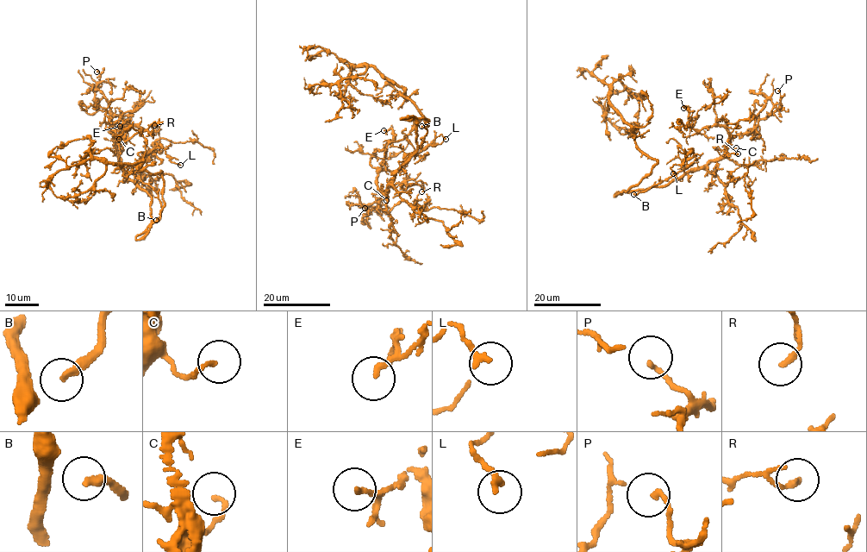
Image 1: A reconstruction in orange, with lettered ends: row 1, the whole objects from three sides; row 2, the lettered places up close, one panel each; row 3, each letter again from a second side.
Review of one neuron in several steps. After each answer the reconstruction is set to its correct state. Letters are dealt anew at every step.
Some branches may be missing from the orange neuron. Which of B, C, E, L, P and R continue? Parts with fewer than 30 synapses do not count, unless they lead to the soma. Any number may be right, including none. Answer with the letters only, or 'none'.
B

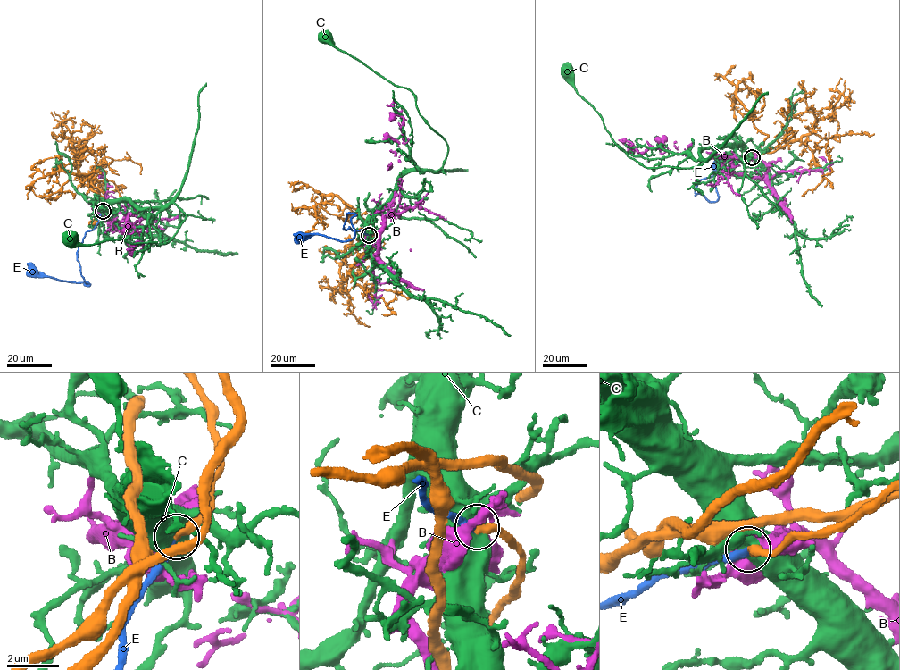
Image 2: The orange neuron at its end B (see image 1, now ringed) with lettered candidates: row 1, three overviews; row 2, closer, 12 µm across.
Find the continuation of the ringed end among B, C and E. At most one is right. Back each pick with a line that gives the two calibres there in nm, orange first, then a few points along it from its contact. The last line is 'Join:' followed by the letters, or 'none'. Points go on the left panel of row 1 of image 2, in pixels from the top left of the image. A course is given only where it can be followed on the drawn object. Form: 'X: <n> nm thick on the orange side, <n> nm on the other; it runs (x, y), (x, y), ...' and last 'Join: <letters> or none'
E: 200 nm thick on the orange side, 280 nm on the other; it runs (103, 211), (94, 229), (87, 231), (77, 252), (80, 272), (90, 284), (39, 277), (33, 272)
Join: E

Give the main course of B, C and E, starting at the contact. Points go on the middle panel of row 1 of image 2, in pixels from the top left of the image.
B: (370, 236), (363, 245), (376, 254), (402, 183), (390, 150), (393, 139), (404, 141), (403, 118), (386, 104)
C: (370, 236), (367, 223), (396, 182), (411, 171), (440, 168), (447, 145), (421, 115), (409, 89), (319, 33)
E: (369, 235), (344, 229), (346, 214), (351, 213), (356, 214), (351, 219), (354, 235), (349, 240), (301, 236)

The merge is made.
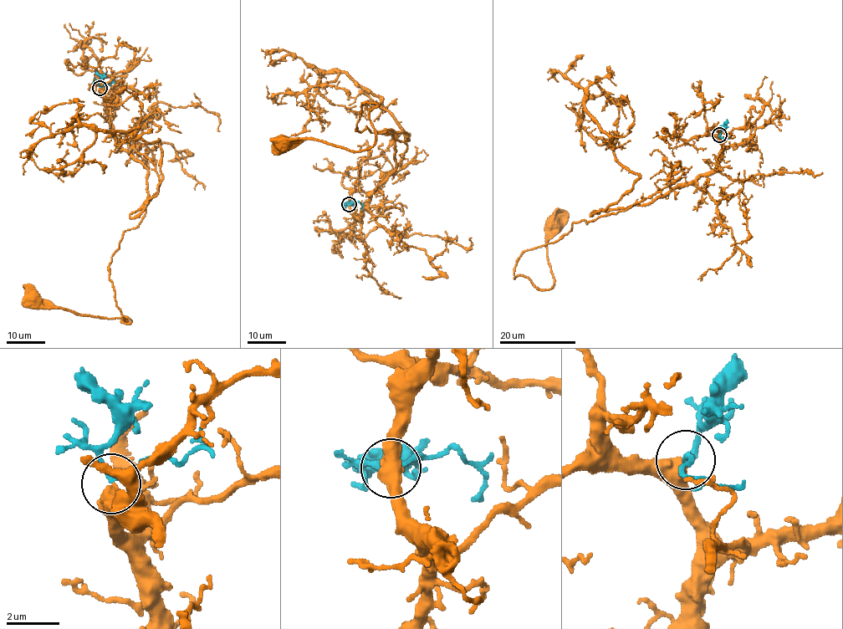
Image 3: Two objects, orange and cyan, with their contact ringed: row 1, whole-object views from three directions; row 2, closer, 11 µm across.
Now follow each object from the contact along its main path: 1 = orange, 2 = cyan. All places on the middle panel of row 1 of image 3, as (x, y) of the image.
1: (349, 204), (356, 218), (395, 170), (393, 134), (356, 130), (361, 104), (378, 105), (365, 150), (283, 142)
2: (349, 204), (359, 201), (362, 209)

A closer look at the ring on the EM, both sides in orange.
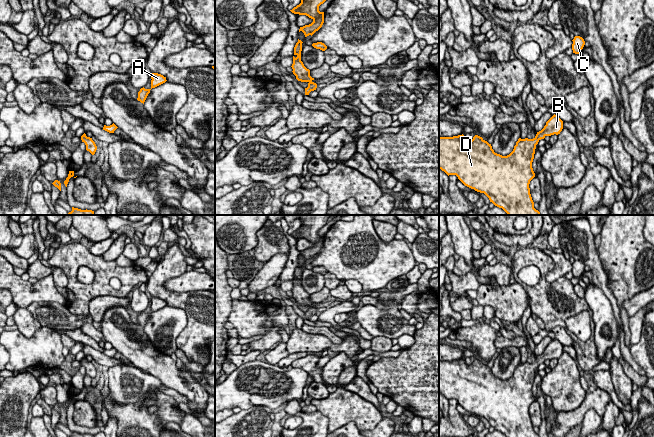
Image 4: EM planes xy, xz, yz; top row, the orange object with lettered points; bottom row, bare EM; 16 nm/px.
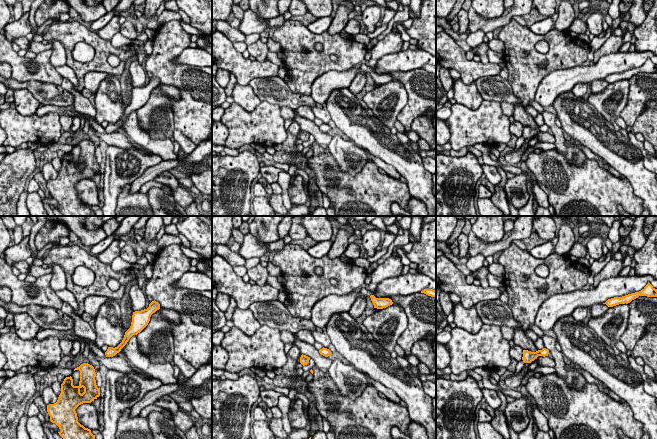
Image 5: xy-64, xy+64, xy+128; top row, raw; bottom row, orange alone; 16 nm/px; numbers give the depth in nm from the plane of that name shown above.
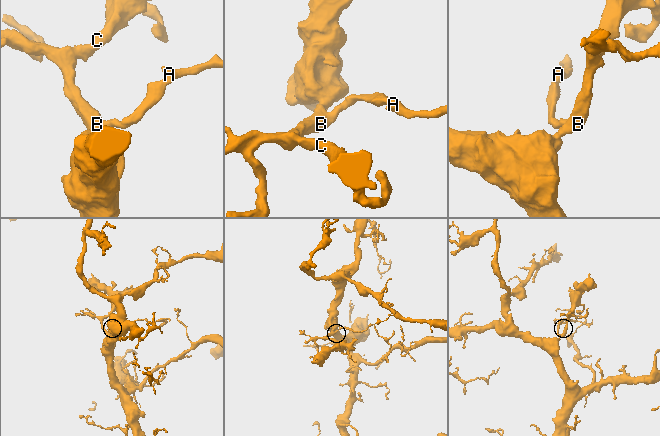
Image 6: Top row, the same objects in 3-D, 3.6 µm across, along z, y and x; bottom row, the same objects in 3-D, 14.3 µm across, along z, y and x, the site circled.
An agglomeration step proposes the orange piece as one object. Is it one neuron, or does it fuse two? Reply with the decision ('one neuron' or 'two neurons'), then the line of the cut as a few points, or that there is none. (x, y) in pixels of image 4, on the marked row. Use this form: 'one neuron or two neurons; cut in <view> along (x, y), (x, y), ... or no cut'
one neuron; no cut

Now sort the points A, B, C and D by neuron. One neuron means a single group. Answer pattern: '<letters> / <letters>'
A B C D

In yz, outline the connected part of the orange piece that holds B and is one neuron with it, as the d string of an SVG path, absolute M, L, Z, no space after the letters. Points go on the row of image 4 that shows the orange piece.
M554 114L533 139L519 138L513 151L507 156L495 153L491 144L478 135L471 141L467 141L463 134L453 137L439 136L439 169L448 176L456 175L465 186L484 193L490 202L502 208L508 215L540 215L534 208L529 188L530 181L535 177L532 162L536 145L546 136L560 134L562 129L563 121Z

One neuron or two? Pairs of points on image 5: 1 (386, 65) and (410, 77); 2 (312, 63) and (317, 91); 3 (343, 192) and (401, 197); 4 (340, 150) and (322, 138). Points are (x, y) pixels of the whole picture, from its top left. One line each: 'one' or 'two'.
1: two
2: two
3: one
4: two

